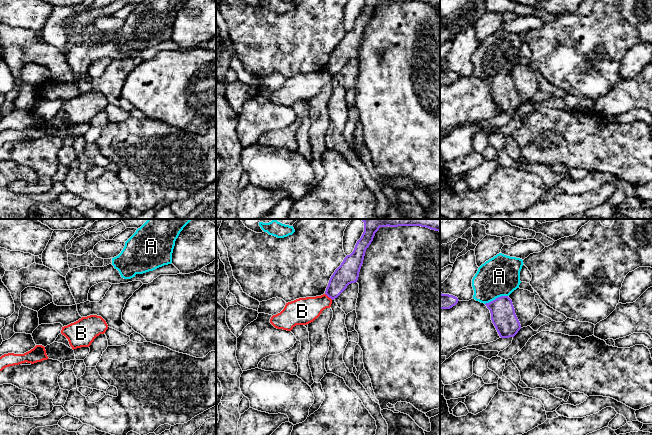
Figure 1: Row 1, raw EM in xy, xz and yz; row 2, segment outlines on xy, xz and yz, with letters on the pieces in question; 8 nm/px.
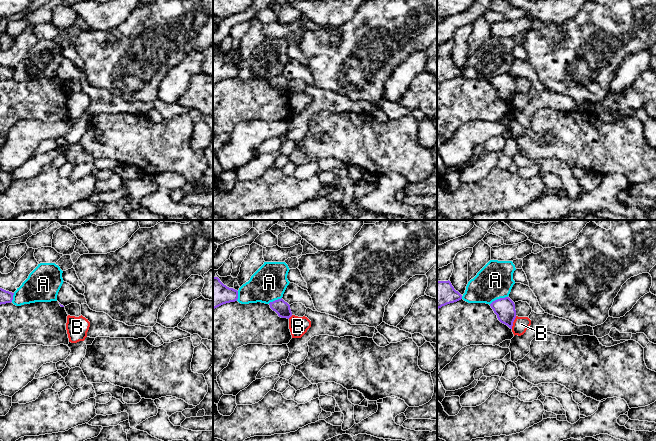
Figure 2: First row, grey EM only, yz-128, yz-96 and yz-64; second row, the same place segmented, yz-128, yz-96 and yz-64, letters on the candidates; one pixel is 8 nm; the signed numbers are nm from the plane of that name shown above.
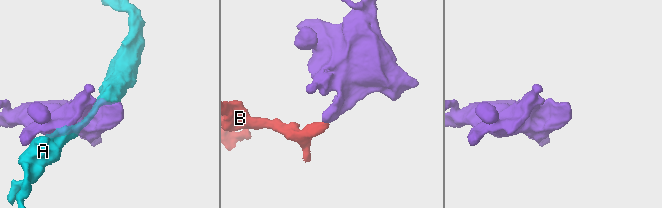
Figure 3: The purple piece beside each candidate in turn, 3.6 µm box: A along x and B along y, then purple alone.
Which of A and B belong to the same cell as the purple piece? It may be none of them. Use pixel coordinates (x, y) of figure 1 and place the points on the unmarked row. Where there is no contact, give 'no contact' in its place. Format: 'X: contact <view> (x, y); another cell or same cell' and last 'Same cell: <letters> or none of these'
A: contact yz (496, 74); another cell
B: contact xz (329, 73); another cell
Same cell: none of these

